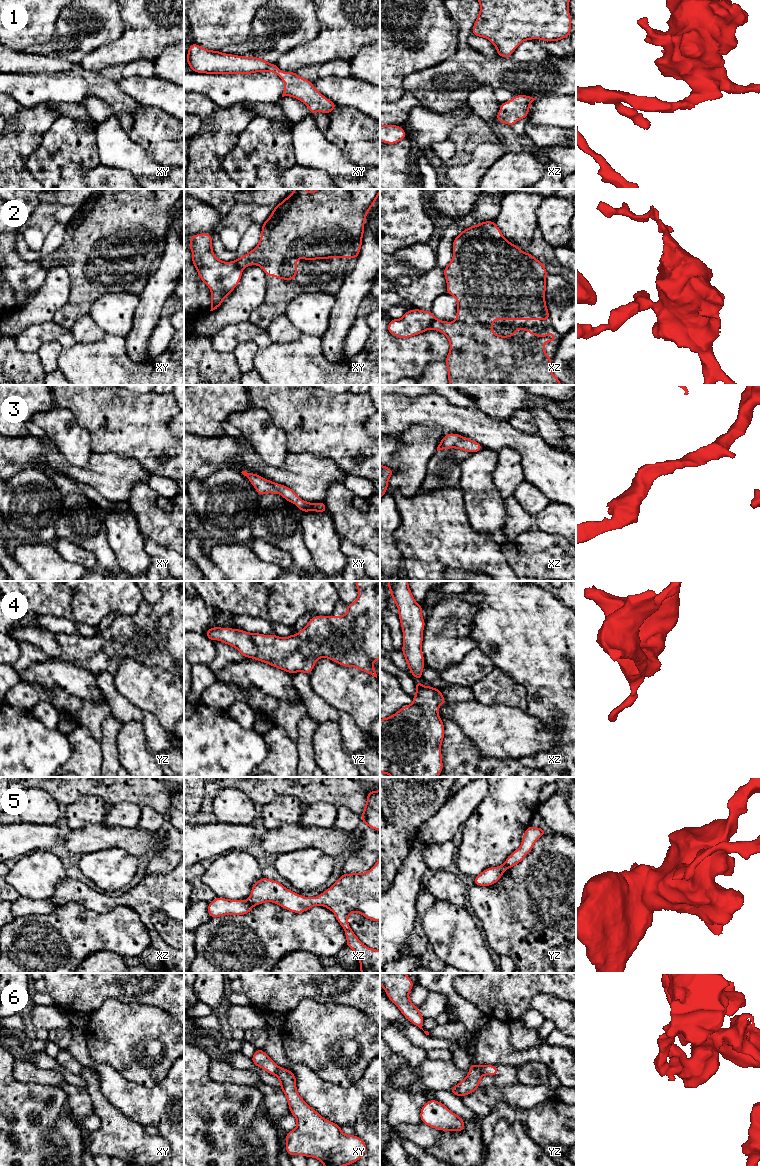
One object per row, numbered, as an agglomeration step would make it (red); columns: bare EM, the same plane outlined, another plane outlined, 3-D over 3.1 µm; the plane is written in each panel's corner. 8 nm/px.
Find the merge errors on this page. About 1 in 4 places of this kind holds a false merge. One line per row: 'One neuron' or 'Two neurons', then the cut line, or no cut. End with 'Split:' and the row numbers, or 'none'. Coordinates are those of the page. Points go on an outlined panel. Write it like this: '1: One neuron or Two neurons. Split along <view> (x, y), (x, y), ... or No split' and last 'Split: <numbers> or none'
1: One neuron. No split
2: Two neurons. Split along xz (436, 318), (430, 328)
3: One neuron. No split
4: One neuron. No split
5: Two neurons. Split along xz (247, 900), (252, 906)
6: Two neurons. Split along yz (476, 1065), (483, 1074)
Split: 2, 5, 6

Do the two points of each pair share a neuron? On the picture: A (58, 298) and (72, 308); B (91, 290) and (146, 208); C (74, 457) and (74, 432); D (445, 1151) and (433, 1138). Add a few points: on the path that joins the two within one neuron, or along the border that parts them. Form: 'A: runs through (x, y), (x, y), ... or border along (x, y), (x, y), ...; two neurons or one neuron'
A: border along (70, 280), (69, 298), (58, 309), (52, 320); two neurons
B: runs through (95, 269), (93, 257), (125, 229); one neuron
C: runs through (74, 451), (74, 438); one neuron
D: border along (440, 1130), (440, 1139), (435, 1144), (425, 1147); two neurons

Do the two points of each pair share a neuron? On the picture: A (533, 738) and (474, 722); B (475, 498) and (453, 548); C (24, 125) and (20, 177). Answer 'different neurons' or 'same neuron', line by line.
A: same neuron
B: different neurons
C: same neuron

